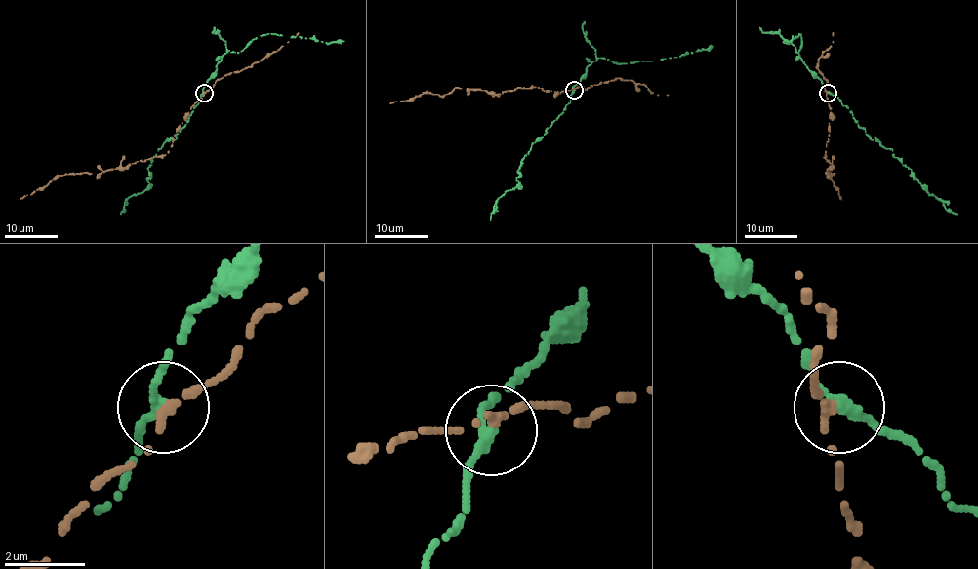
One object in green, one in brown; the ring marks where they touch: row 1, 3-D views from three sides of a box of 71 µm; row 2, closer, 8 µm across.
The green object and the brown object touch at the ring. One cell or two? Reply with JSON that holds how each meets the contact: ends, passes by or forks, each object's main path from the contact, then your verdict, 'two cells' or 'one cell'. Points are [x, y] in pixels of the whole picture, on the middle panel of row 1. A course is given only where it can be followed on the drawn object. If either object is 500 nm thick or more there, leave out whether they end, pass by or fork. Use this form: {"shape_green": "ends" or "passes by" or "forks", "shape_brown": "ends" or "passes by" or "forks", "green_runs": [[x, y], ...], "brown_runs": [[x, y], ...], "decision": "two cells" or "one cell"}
{"shape_green": "passes by", "shape_brown": "ends", "green_runs": [[573, 91], [564, 110], [531, 144], [517, 170], [519, 183], [497, 200], [490, 219]], "brown_runs": [[573, 89], [554, 93], [534, 87], [497, 95], [454, 88], [442, 96], [425, 93], [390, 103]], "decision": "two cells"}

